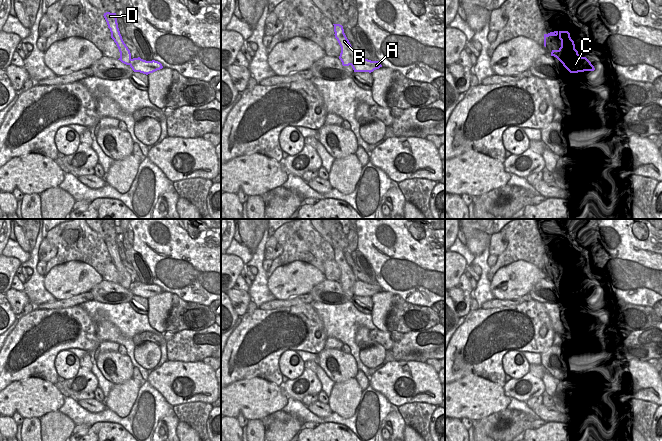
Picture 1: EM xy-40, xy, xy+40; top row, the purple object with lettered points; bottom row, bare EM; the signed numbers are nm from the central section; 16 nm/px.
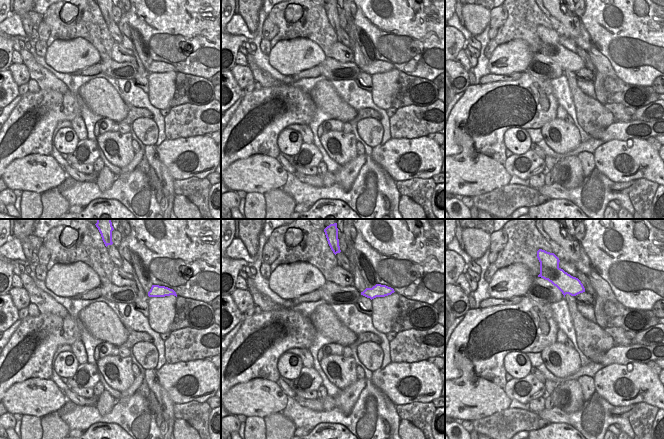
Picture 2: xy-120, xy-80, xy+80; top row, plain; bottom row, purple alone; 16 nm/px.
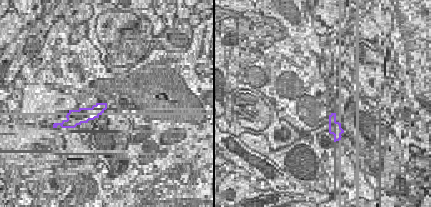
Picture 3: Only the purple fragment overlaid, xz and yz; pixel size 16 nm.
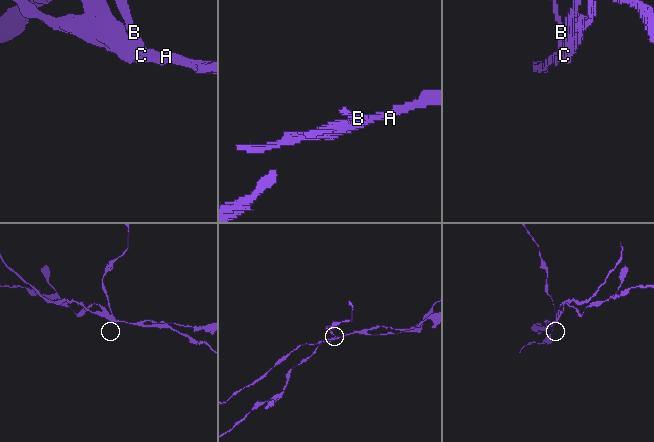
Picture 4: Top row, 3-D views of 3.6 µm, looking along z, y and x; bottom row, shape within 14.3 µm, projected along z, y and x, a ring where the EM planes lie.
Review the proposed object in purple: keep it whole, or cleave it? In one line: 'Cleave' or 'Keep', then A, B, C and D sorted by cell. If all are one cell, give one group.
Cleave. Groups: A C / B D.

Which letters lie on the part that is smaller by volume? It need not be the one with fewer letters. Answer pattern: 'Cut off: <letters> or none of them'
Cut off: B, D

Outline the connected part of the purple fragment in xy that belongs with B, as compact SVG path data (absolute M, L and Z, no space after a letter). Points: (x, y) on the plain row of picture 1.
M333 248L334 249L334 256L335 262L337 263L342 276L342 287L348 290L348 285L350 284L350 278L354 275L349 264L347 263L343 250L340 248Z

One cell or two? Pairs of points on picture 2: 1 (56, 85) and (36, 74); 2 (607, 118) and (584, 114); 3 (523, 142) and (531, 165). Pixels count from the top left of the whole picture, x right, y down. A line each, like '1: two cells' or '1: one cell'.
1: one cell
2: one cell
3: two cells

